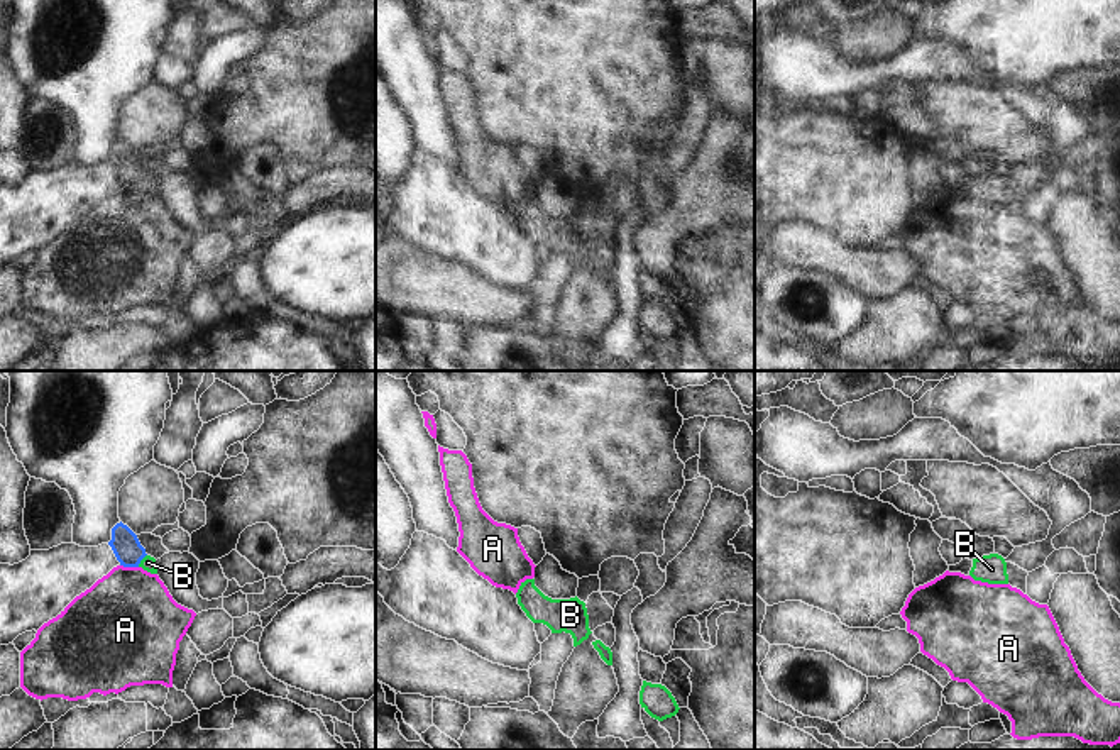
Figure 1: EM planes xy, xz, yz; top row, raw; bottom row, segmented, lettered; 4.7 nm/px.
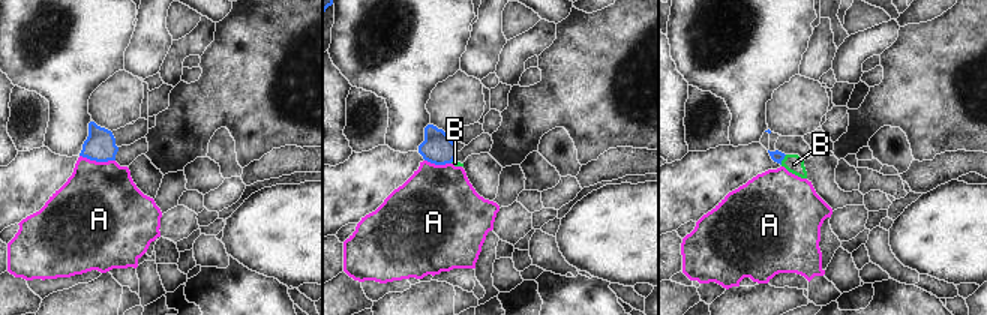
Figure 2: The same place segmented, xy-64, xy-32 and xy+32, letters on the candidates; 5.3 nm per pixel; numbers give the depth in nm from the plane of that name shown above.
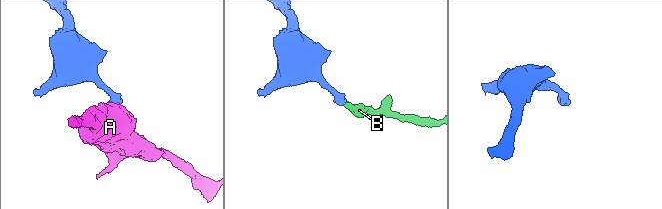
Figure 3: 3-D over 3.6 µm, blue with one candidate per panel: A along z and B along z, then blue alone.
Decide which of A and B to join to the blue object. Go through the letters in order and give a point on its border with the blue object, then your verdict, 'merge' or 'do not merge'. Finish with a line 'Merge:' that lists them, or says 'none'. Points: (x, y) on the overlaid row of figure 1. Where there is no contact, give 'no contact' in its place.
A: xy (129, 566) | do not merge
B: xy (141, 559) | merge
Merge: B

